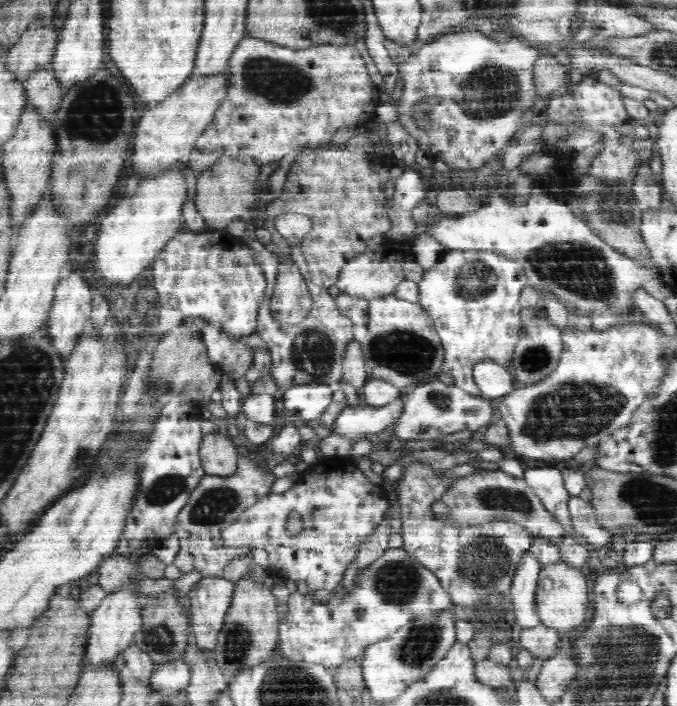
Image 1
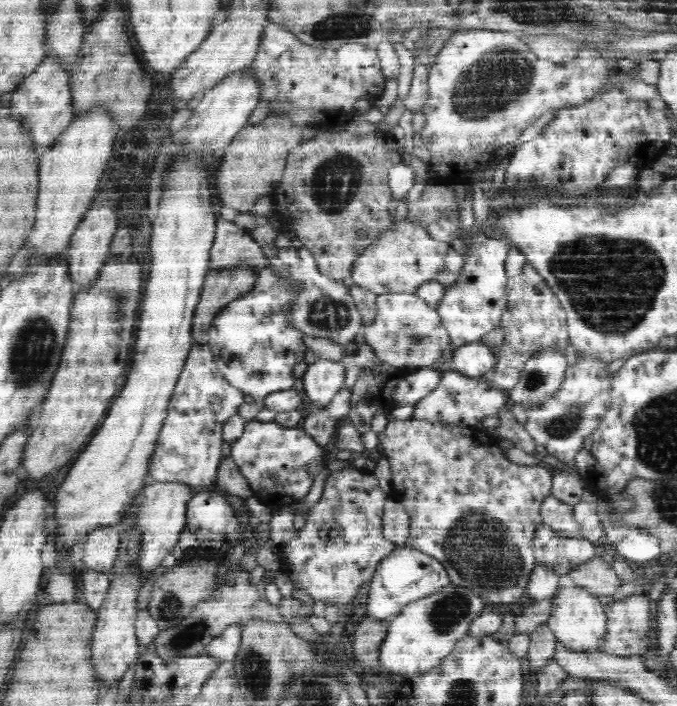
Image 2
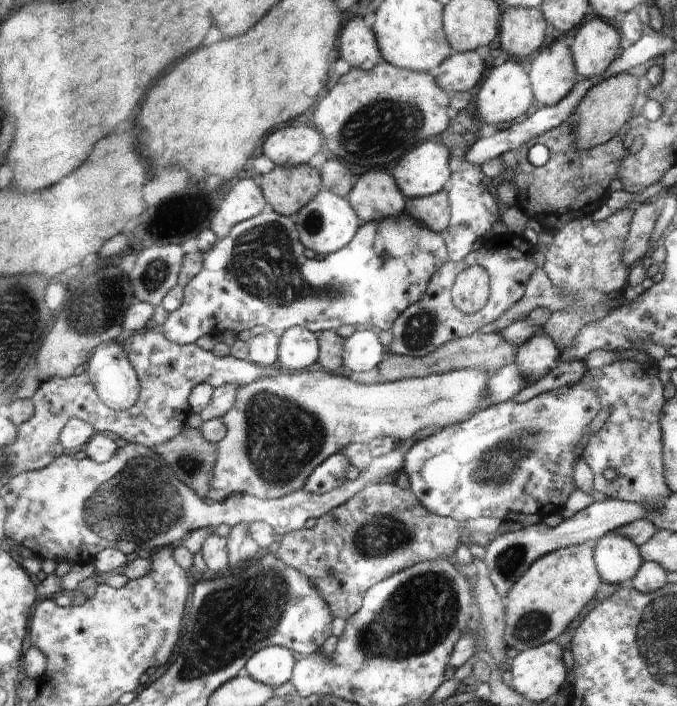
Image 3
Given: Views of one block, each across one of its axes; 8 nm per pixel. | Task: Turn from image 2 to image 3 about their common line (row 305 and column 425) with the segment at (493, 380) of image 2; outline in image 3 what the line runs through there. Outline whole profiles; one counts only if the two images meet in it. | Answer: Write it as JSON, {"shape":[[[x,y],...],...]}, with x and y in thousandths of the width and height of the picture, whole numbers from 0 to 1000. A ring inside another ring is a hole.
{"shape":[[[567,681],[567,684],[552,684],[535,691],[516,710],[511,708],[508,714],[492,720],[484,728],[468,734],[468,744],[464,748],[446,748],[417,758],[417,765],[414,765],[417,771],[408,779],[408,788],[414,788],[428,805],[452,812],[458,822],[468,829],[476,846],[484,853],[486,861],[492,864],[493,873],[513,880],[533,864],[538,857],[535,844],[541,841],[541,836],[547,830],[552,830],[555,824],[573,819],[582,810],[597,807],[603,802],[612,802],[622,796],[656,793],[650,788],[656,788],[656,782],[668,782],[674,776],[677,756],[691,759],[691,762],[694,762],[694,756],[700,756],[700,762],[696,763],[719,768],[739,754],[755,751],[761,745],[761,742],[744,742],[736,734],[712,732],[685,739],[641,728],[612,703],[607,693],[597,694],[585,683],[570,684]]]}

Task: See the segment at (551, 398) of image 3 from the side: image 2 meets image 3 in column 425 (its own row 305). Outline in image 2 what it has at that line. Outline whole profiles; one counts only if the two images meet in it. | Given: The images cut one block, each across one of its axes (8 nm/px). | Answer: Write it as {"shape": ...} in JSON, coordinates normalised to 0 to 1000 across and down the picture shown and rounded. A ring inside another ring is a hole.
{"shape":[[[712,334],[706,340],[688,346],[688,364],[679,391],[671,404],[659,407],[659,414],[644,433],[650,453],[675,493],[679,493],[679,489],[706,484],[715,473],[737,463],[740,448],[749,438],[744,402],[749,401],[750,392],[744,382],[744,371],[753,354],[753,344],[744,337],[733,340],[728,334]]]}

